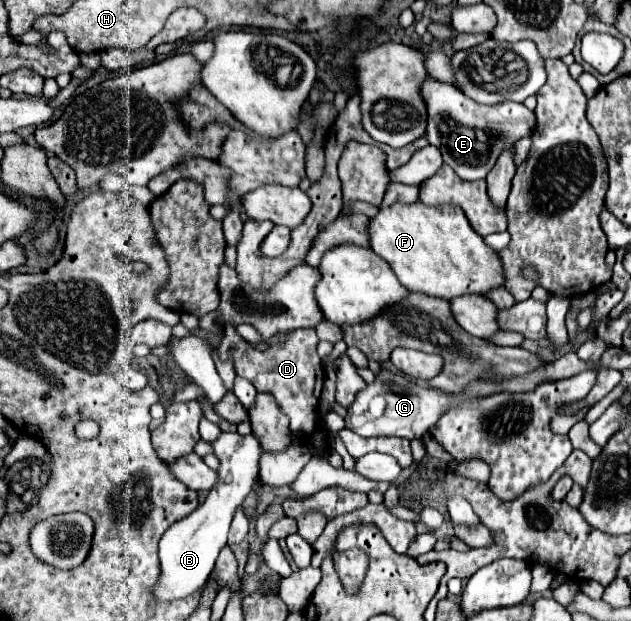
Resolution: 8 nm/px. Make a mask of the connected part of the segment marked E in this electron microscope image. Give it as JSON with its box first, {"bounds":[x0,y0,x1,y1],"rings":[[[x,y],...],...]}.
{"bounds":[422,79,534,181],"rings":[[[428,79],[422,85],[422,97],[428,105],[428,129],[426,139],[438,147],[444,163],[448,163],[464,181],[484,179],[494,167],[502,147],[508,141],[518,141],[534,129],[534,113],[522,103],[504,101],[498,105],[480,105],[470,97],[464,97],[460,89]]]}

